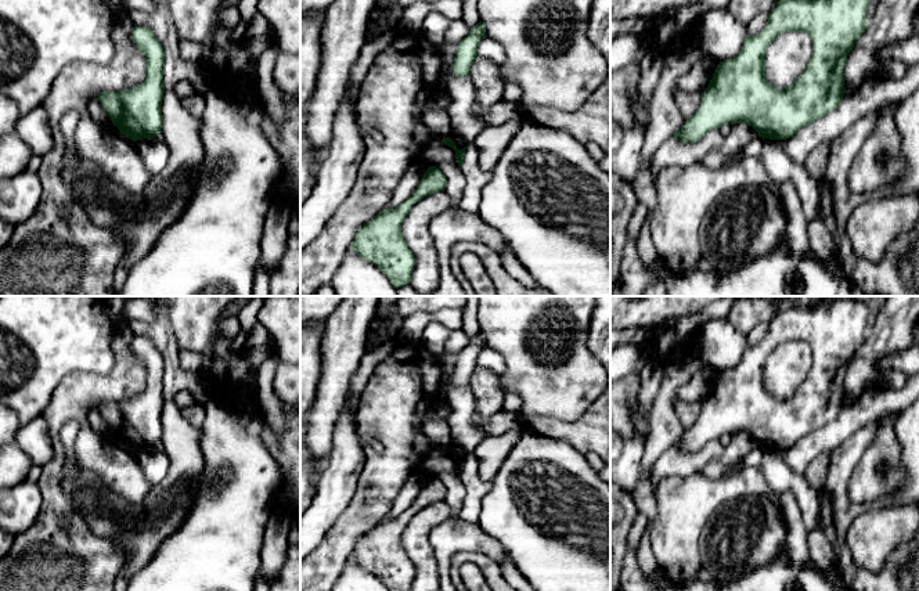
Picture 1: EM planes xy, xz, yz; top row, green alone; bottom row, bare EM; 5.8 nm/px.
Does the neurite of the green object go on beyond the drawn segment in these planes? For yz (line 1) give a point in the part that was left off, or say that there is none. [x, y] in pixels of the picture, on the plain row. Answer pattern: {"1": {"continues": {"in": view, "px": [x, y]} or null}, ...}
{"1": {"continues": null}}

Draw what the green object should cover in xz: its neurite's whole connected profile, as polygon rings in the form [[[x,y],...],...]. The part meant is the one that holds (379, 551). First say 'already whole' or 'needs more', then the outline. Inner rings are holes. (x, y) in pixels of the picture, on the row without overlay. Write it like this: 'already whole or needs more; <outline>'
already whole; [[[429,476],[414,502],[399,516],[383,519],[360,536],[350,559],[375,574],[389,591],[411,591],[414,565],[404,549],[401,534],[422,508],[444,501],[447,489],[440,479]]]

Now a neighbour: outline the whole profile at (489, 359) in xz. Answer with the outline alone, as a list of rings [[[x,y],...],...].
[[[486,346],[477,356],[477,367],[493,371],[494,374],[505,372],[505,360],[502,354]]]

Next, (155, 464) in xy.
[[[143,448],[134,451],[136,460],[138,461],[145,478],[152,486],[162,482],[169,469],[170,461],[165,451],[154,448]]]

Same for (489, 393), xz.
[[[477,367],[471,379],[469,388],[475,394],[476,412],[482,417],[491,417],[504,410],[505,390],[498,374]]]

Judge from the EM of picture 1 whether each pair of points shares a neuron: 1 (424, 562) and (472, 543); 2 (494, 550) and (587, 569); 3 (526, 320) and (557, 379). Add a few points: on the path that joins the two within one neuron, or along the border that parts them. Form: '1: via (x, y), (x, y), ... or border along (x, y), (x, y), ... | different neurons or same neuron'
1: border along (436, 525), (431, 530), (429, 543), (439, 576) | different neurons
2: border along (480, 528), (505, 550) | different neurons
3: via (523, 337), (522, 350), (536, 367), (540, 367) | same neuron

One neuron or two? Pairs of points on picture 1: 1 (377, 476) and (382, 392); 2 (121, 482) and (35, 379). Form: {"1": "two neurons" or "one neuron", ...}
{"1": "one neuron", "2": "two neurons"}

